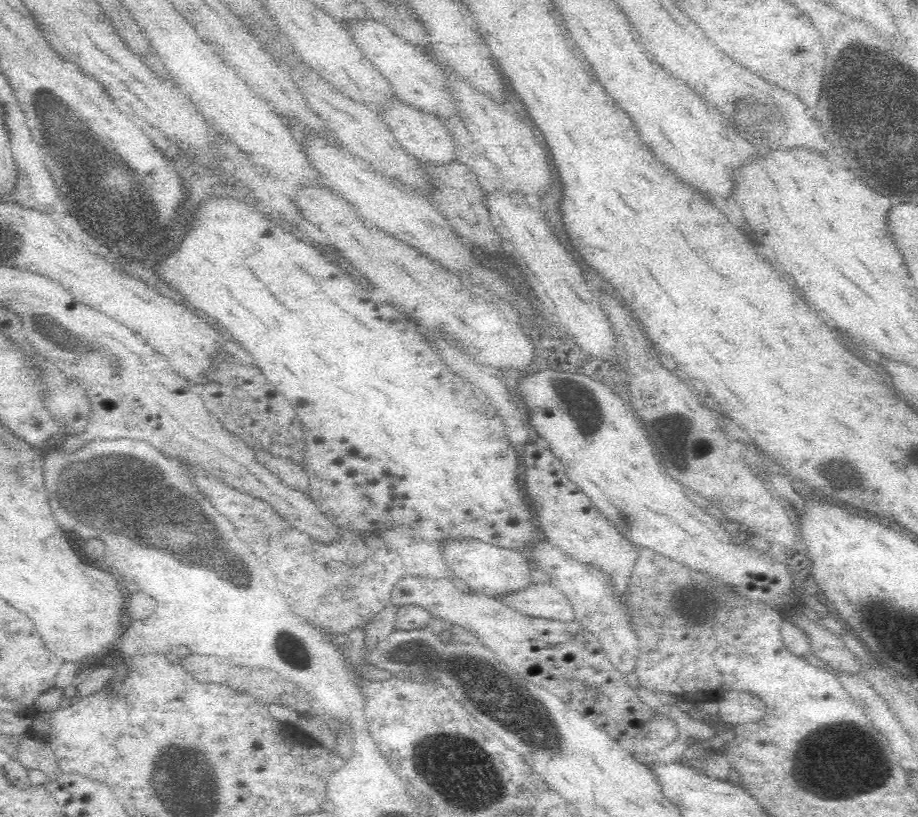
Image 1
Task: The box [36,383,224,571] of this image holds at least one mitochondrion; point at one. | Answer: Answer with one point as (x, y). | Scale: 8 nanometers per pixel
(63, 492)

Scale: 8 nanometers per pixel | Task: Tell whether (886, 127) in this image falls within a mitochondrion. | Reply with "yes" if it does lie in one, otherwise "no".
yes

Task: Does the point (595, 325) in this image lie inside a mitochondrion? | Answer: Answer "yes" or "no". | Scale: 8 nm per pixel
no

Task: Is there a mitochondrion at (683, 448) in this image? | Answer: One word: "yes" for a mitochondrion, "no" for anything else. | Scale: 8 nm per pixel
yes

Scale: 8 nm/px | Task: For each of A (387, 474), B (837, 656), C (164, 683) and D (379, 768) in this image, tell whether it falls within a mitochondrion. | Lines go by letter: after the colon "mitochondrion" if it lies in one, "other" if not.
A: other
B: other
C: other
D: other

